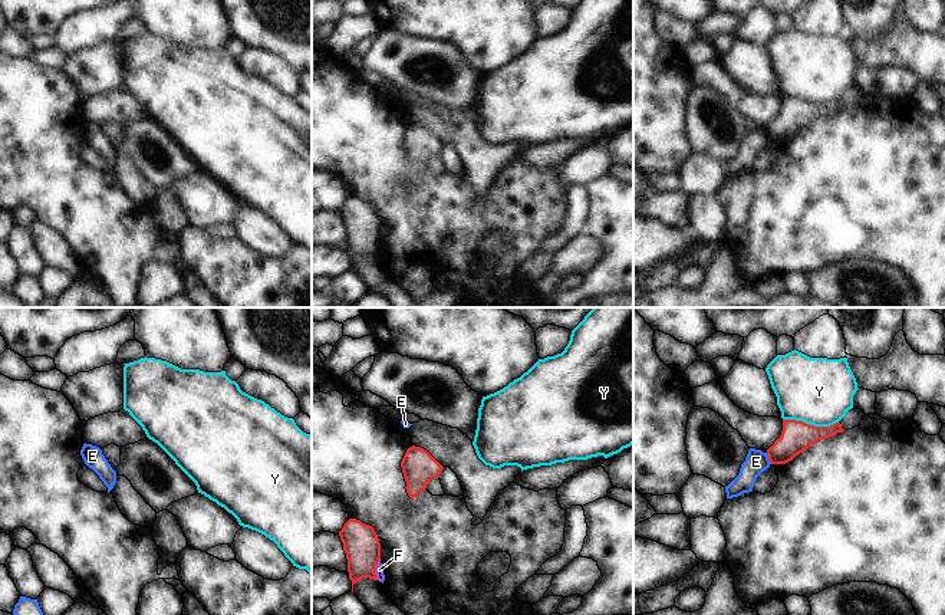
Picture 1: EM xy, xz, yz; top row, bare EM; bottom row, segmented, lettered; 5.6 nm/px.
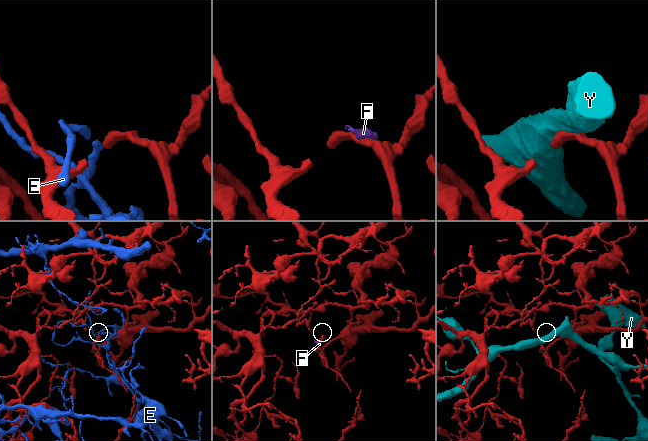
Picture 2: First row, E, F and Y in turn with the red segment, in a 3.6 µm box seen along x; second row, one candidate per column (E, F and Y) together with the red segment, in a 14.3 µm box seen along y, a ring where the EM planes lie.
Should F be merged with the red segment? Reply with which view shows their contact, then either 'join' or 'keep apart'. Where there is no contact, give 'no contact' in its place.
xz | keep apart

